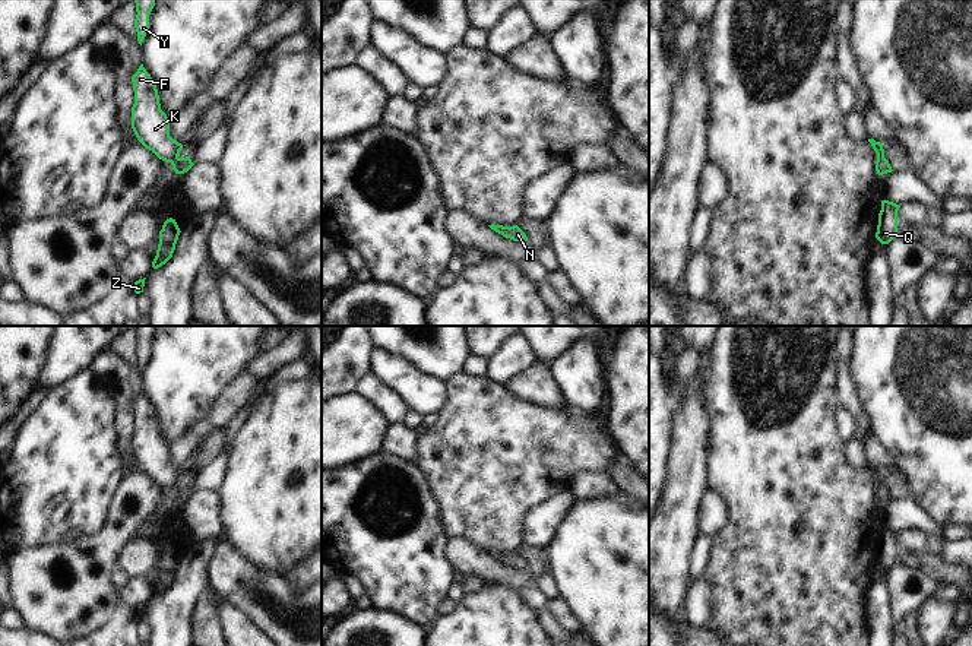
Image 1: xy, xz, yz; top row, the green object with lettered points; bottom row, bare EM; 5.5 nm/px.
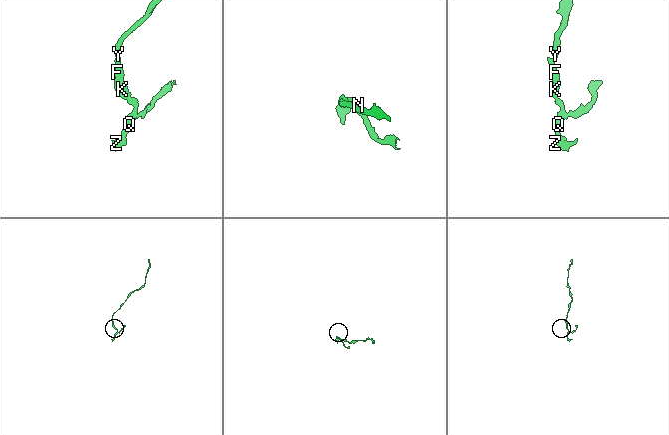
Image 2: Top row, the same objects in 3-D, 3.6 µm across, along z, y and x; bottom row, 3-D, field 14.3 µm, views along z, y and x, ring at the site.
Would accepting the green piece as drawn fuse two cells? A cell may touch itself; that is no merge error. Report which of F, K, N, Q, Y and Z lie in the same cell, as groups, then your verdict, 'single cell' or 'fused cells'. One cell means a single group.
groups F K N Q Y Z; single cell

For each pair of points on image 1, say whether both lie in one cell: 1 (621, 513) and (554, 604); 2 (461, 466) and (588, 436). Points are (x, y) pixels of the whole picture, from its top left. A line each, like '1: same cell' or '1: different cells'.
1: different cells
2: same cell

